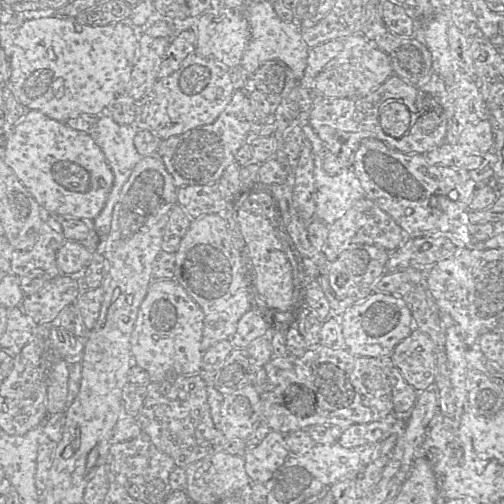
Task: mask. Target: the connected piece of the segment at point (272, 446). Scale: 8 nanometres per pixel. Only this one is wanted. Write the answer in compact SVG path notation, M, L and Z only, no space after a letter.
M271 430L257 445L247 447L243 456L245 470L251 481L266 483L290 455L285 435Z

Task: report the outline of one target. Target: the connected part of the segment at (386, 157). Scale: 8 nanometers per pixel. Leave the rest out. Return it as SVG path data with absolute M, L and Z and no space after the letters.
M368 138L361 142L354 155L352 166L348 169L351 169L360 180L366 193L365 197L373 200L387 212L402 227L407 237L451 233L465 246L476 244L473 238L473 227L468 221L470 203L477 189L493 183L493 180L483 180L478 170L429 163L425 154L405 154L375 138Z

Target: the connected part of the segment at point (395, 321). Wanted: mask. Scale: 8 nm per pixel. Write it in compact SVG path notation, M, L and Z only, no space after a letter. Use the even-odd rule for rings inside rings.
M378 291L363 302L355 302L342 314L340 324L346 349L364 357L390 356L395 346L415 328L405 299Z

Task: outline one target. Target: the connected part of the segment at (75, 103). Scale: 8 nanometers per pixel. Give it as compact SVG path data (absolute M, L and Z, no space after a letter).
M51 16L24 21L16 30L10 46L10 88L18 101L28 110L38 110L59 122L80 115L98 117L130 80L139 50L139 31L127 21L104 26L89 26L79 23L72 16Z

